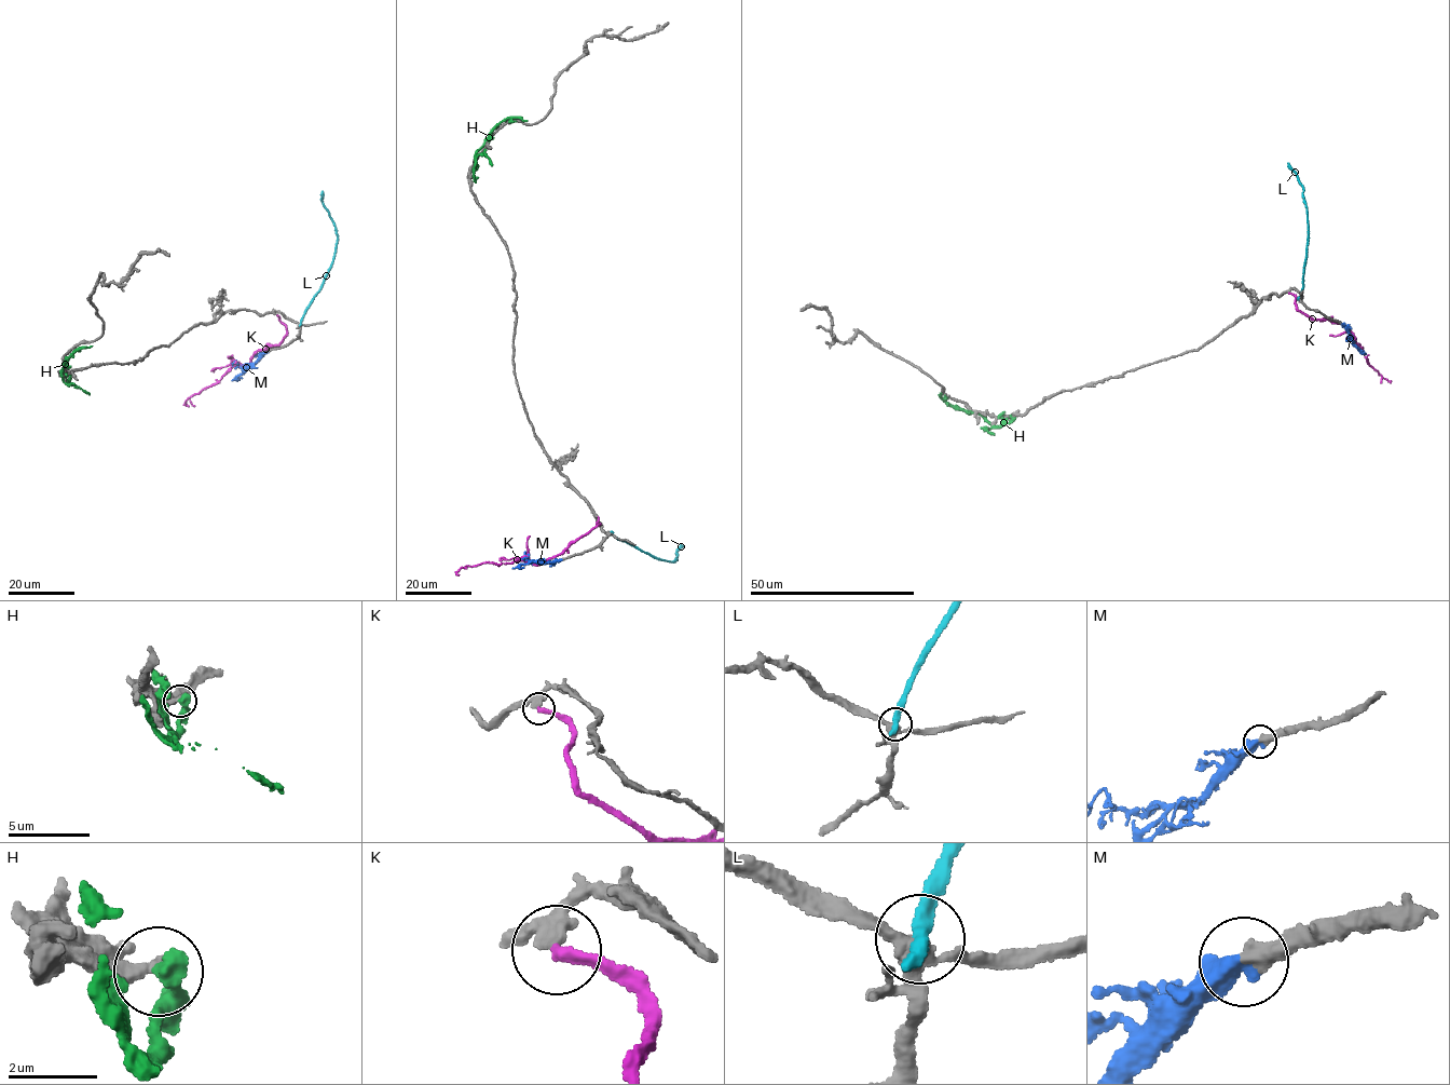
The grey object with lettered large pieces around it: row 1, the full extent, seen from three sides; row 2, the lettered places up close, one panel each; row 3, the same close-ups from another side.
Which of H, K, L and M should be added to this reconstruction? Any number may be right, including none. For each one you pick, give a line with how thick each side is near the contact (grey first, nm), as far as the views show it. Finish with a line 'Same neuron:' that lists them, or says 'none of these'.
M: calibres 360 and 480 nm
Same neuron: M

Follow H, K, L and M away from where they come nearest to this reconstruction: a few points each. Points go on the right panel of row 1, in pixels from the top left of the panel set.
H: (1012, 416), (1009, 423), (993, 426), (976, 412), (957, 410), (940, 396), (941, 393)
K: (1289, 293), (1296, 298), (1297, 309), (1311, 319), (1341, 323), (1353, 334), (1370, 365), (1391, 382)
L: (1299, 297), (1308, 231), (1303, 189), (1297, 173), (1287, 163)
M: (1341, 323), (1360, 351)

